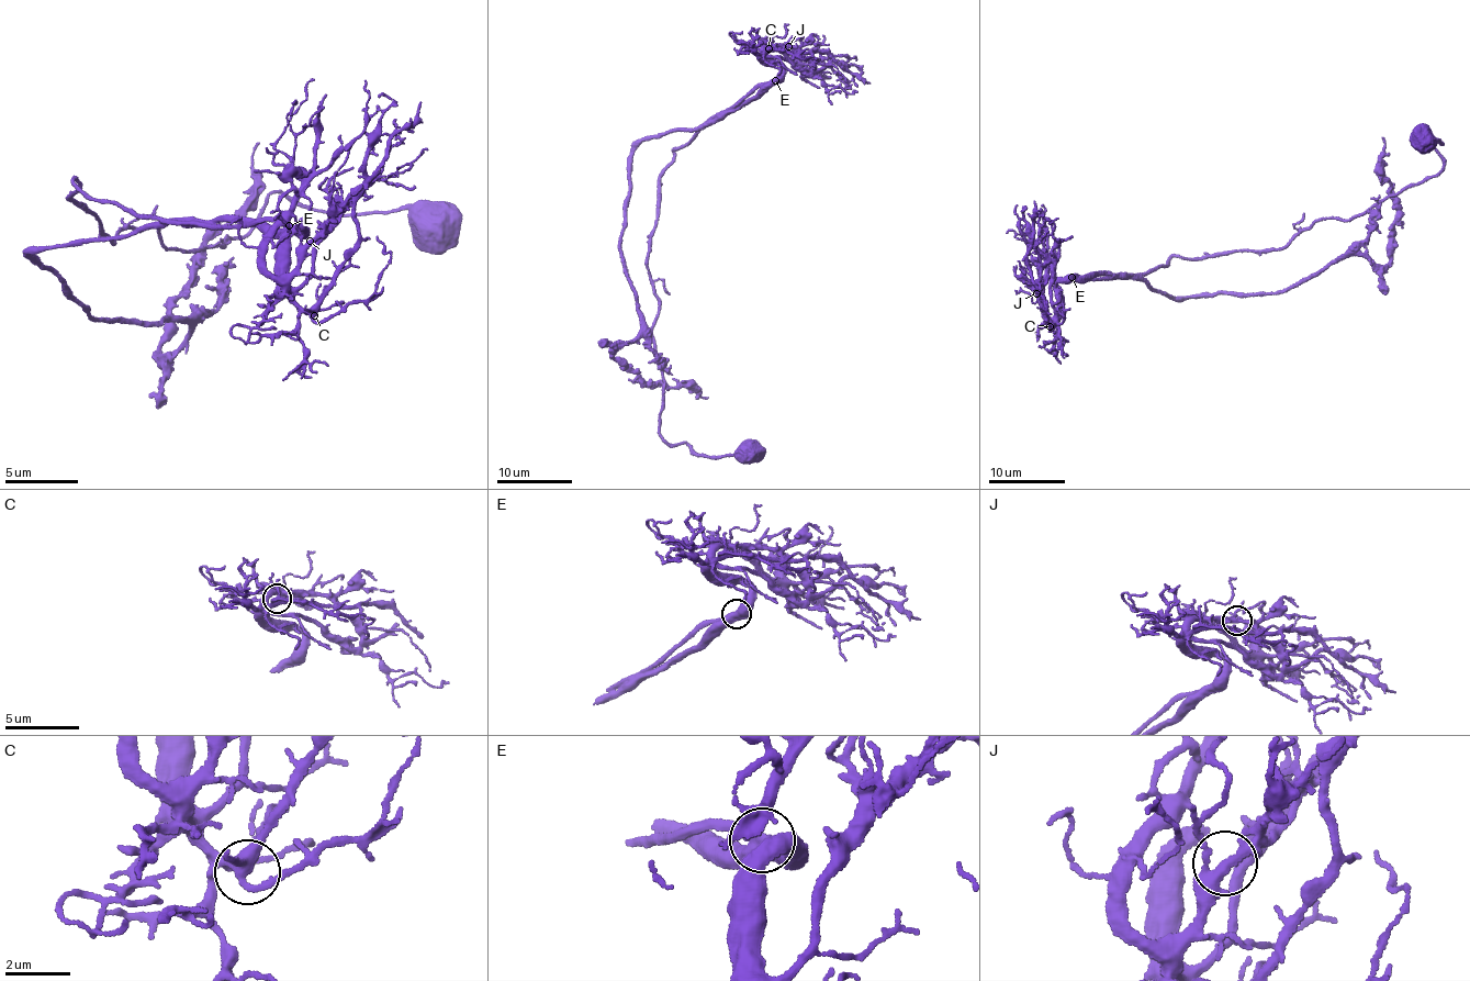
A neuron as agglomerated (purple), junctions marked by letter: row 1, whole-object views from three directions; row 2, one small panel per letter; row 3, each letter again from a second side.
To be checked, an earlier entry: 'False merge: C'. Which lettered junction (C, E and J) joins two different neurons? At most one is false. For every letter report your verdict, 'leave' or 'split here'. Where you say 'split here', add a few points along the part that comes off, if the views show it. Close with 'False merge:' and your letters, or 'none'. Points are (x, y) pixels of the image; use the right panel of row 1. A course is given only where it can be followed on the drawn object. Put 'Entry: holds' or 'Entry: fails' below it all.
C: leave
E: leave
J: leave
False merge: none
Entry: fails

